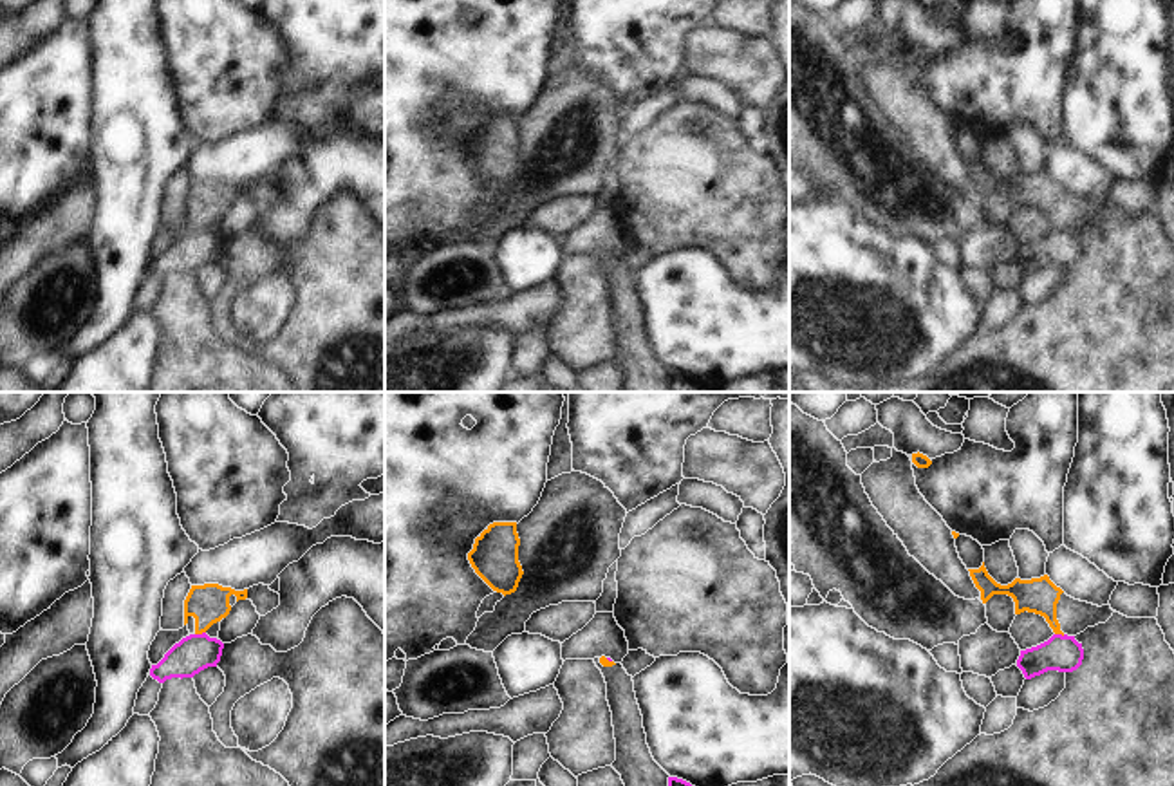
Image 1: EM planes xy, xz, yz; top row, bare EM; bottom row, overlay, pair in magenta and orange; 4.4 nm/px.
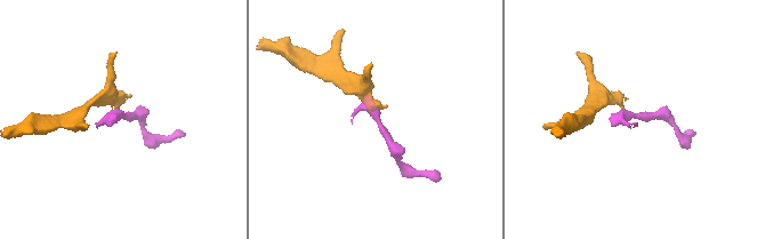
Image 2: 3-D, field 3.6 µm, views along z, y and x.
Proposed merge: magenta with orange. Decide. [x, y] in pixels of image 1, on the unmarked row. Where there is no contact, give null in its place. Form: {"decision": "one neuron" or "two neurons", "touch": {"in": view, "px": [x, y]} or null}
{"decision": "two neurons", "touch": {"in": "xy", "px": [199, 230]}}

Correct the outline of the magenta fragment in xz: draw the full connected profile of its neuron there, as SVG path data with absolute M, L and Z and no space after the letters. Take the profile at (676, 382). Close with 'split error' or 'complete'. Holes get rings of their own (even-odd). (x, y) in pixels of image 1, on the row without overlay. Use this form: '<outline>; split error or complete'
M668 372L668 388L670 392L704 392L699 383L677 372Z; complete

